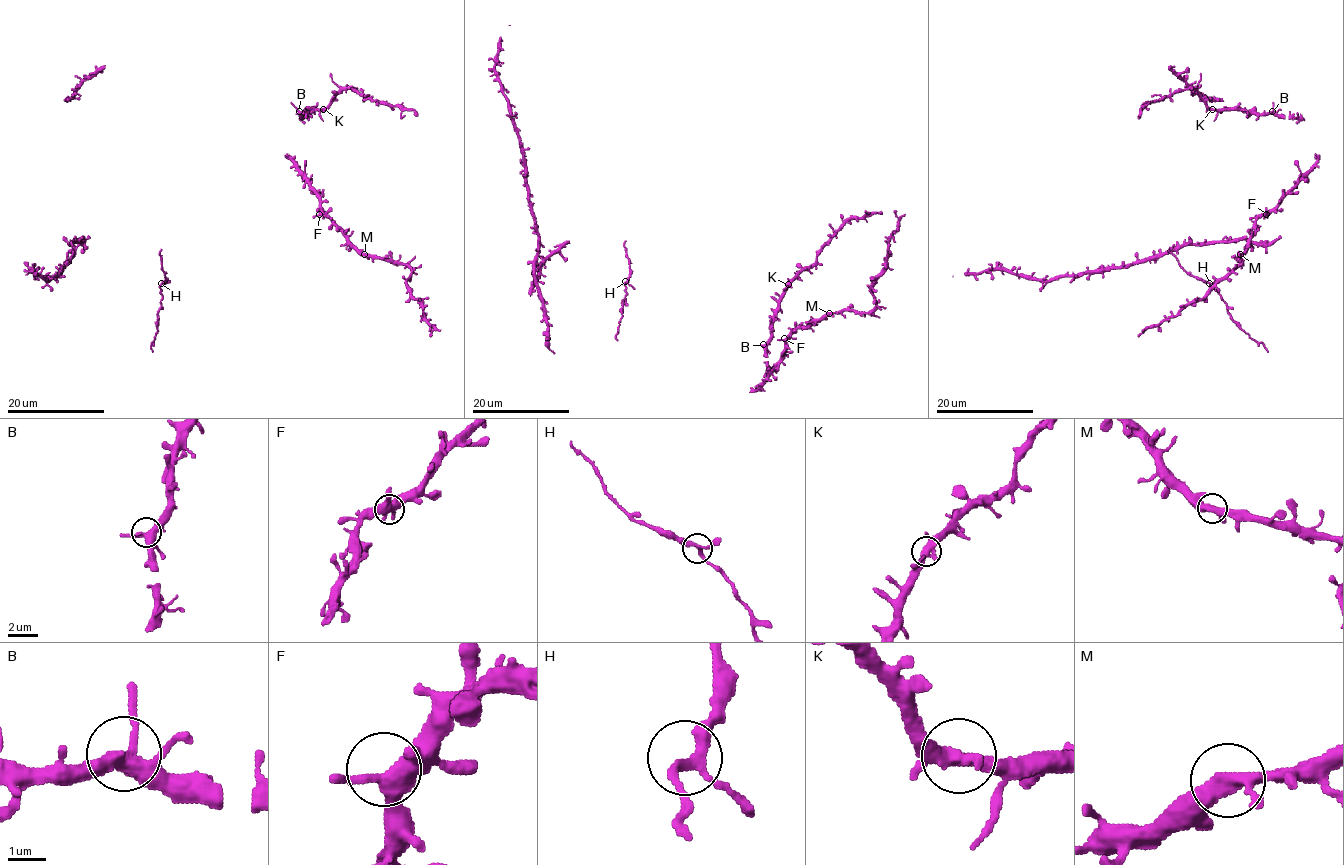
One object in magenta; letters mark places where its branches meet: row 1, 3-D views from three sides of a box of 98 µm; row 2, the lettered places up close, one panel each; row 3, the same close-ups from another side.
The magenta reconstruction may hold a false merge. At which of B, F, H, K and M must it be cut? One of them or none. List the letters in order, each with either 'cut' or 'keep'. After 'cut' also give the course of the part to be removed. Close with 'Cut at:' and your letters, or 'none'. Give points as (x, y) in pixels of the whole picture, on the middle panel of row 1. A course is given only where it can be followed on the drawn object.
B: keep
F: keep
H: keep
K: keep
M: keep
Cut at: none

